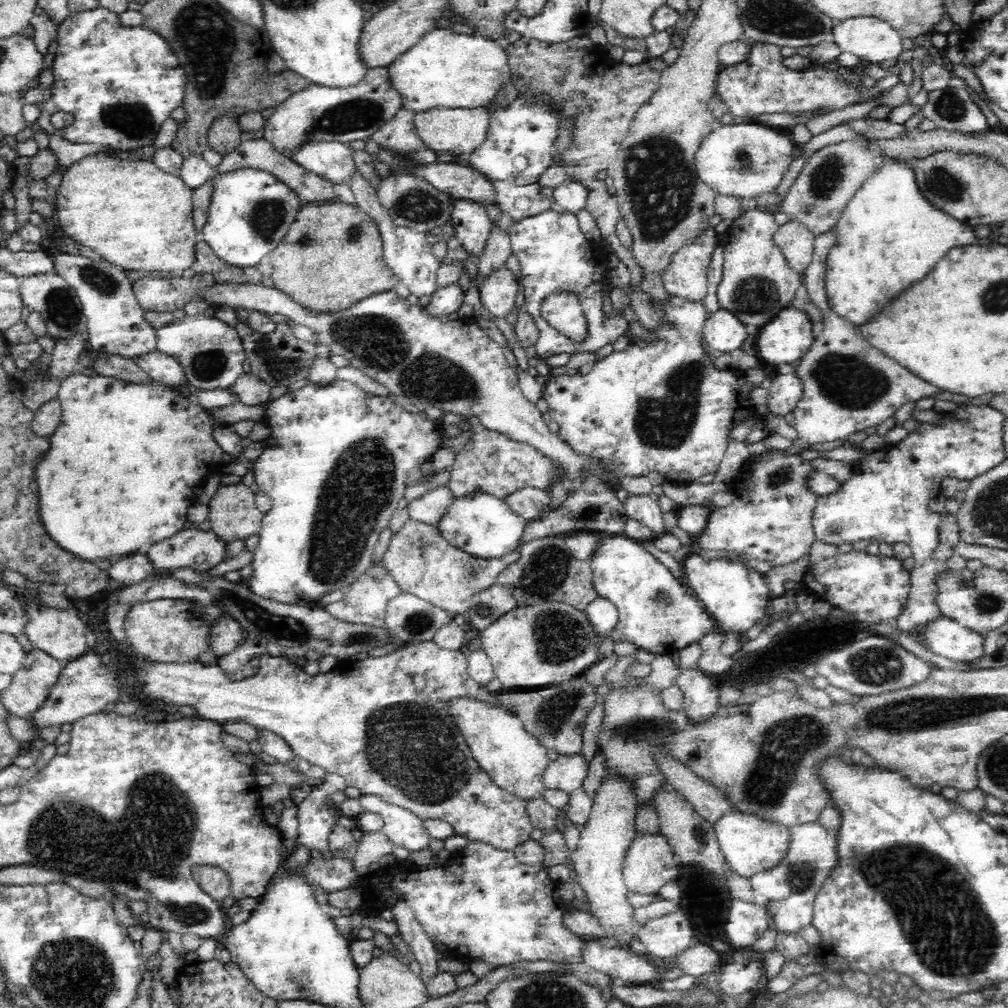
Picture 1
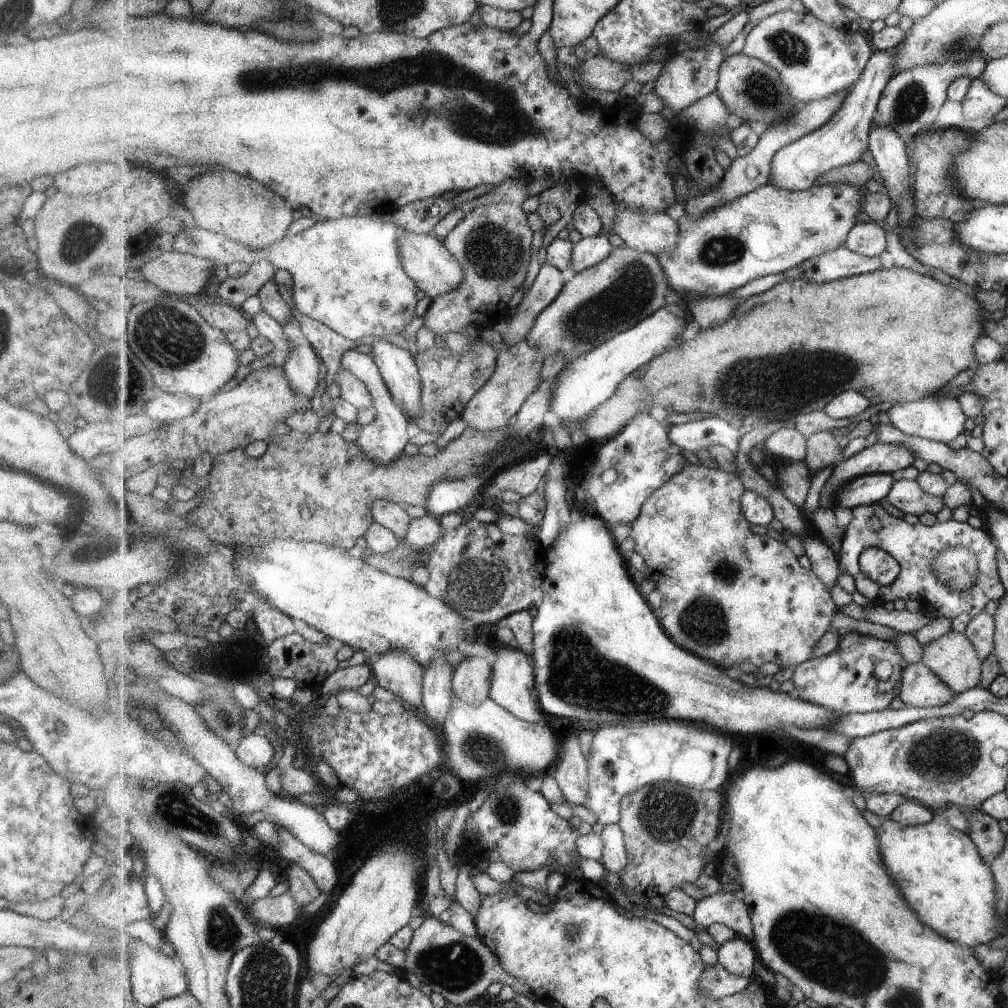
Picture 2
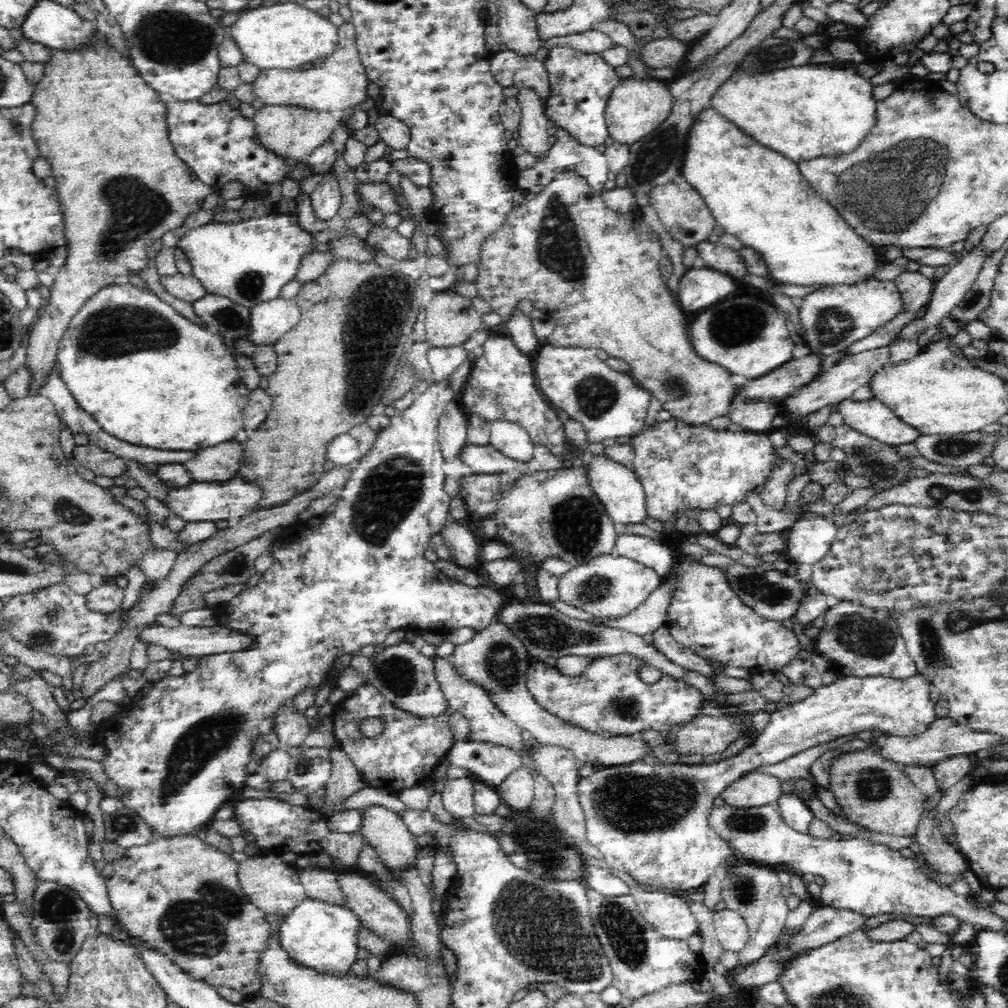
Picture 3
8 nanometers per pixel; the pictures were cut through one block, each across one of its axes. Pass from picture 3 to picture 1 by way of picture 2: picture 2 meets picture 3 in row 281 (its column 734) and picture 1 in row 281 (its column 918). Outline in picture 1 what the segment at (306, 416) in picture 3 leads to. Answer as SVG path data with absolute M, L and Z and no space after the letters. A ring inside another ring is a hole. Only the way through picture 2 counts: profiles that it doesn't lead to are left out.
M340 200L303 205L284 240L268 254L274 288L315 316L344 312L364 298L395 290L401 282L383 261L382 250L377 222L357 205Z

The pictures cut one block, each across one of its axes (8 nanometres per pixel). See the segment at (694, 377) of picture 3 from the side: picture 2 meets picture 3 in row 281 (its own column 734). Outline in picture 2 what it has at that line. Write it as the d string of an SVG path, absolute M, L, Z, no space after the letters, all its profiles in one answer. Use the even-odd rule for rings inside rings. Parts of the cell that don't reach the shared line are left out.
M687 461L685 468L679 474L675 474L669 482L663 484L659 490L655 490L647 498L639 518L632 522L630 537L636 545L635 551L646 562L654 586L662 594L662 603L655 610L655 614L662 622L662 628L679 646L683 646L685 650L691 651L701 658L711 660L722 668L730 669L734 664L745 664L745 662L757 667L767 663L775 663L782 668L796 668L799 664L813 659L813 652L815 652L815 648L818 648L821 638L833 630L832 624L839 607L835 605L833 596L831 596L825 583L813 572L812 568L801 566L795 552L781 538L773 537L772 534L757 535L753 532L753 526L747 520L746 514L743 514L742 509L742 496L745 491L746 486L738 475L731 474L730 471L723 468L710 469L707 466L691 464Z

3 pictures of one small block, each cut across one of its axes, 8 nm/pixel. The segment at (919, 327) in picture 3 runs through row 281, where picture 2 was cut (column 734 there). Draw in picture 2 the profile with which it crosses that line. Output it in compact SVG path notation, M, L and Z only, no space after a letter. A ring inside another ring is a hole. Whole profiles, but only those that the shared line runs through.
M737 936L718 948L719 960L731 974L751 978L755 972L755 963L760 961L754 943L745 937Z

